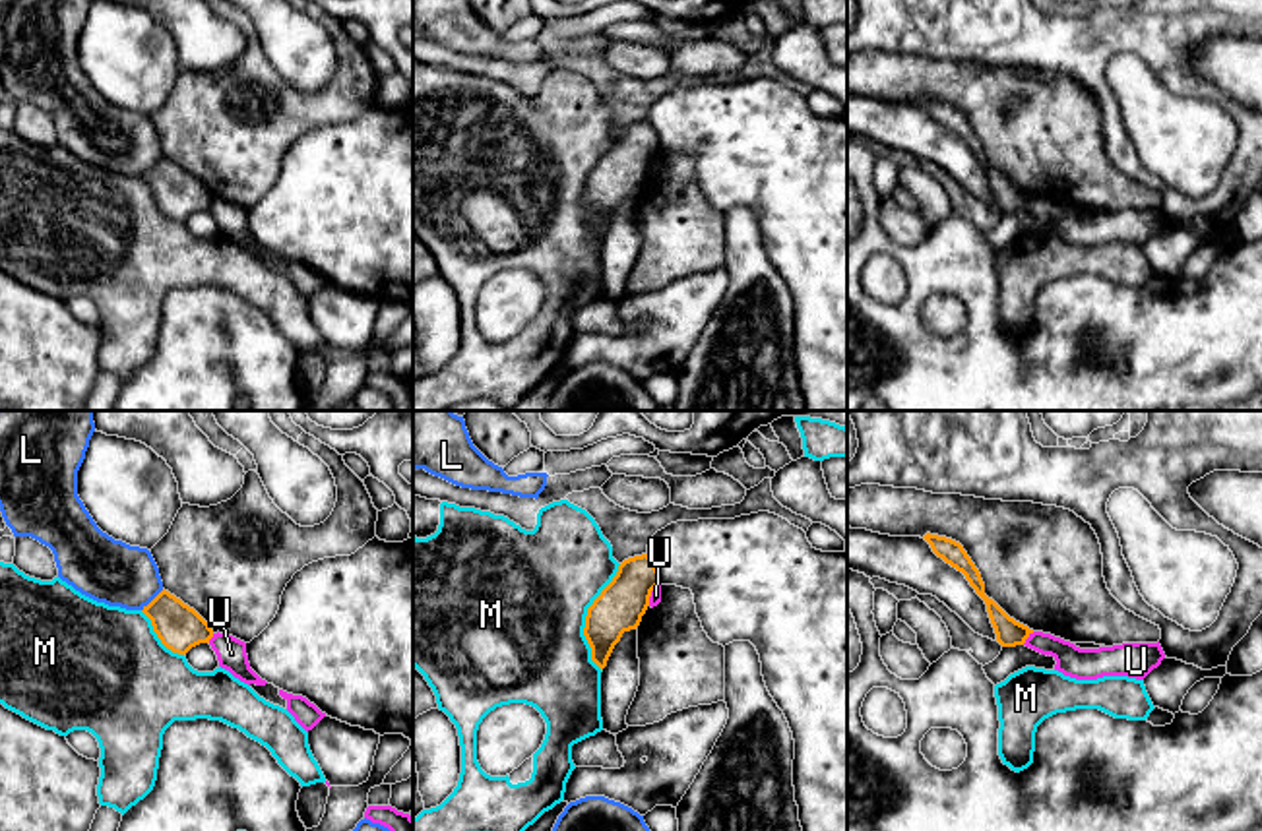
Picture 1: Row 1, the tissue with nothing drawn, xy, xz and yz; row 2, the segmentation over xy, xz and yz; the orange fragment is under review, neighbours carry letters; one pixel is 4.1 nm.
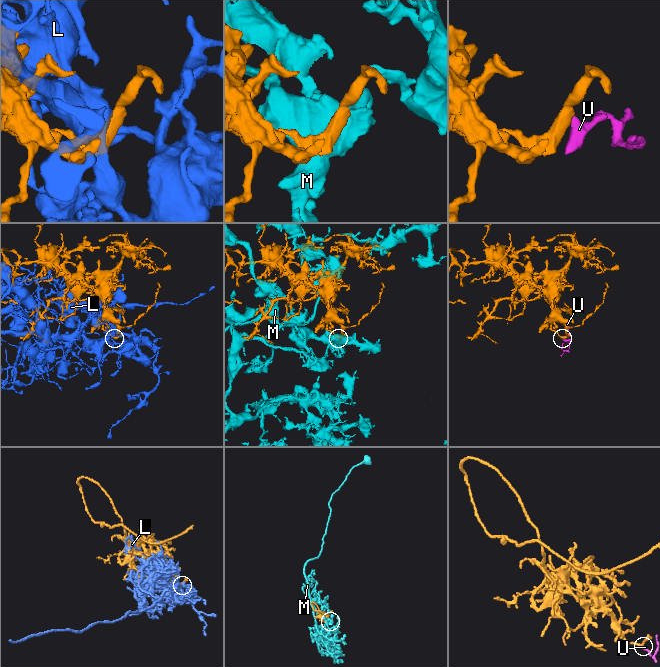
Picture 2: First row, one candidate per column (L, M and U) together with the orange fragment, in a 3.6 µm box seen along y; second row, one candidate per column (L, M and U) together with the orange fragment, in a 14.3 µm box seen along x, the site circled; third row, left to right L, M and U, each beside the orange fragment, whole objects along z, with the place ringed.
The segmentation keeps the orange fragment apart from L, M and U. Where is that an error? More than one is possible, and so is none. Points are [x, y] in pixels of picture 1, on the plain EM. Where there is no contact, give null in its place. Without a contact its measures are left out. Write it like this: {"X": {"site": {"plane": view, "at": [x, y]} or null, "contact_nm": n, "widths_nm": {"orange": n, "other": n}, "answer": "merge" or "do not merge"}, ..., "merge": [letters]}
{"L": {"site": {"plane": "xy", "at": [152, 167]}, "contact_nm": 130, "widths_nm": {"orange": 190, "other": 260}, "answer": "do not merge"}, "M": {"site": {"plane": "xz", "at": [586, 184]}, "contact_nm": 460, "widths_nm": {"orange": 200, "other": 500}, "answer": "do not merge"}, "U": {"site": {"plane": "yz", "at": [1028, 202]}, "contact_nm": 80, "widths_nm": {"orange": 110, "other": 130}, "answer": "do not merge"}, "merge": []}

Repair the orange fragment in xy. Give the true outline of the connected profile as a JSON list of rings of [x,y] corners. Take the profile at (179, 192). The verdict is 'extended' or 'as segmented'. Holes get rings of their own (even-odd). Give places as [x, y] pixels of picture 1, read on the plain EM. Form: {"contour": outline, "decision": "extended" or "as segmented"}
{"contour": [[[165,155],[142,178],[151,186],[161,209],[173,219],[186,221],[192,213],[209,209],[213,203],[209,190]]], "decision": "as segmented"}

